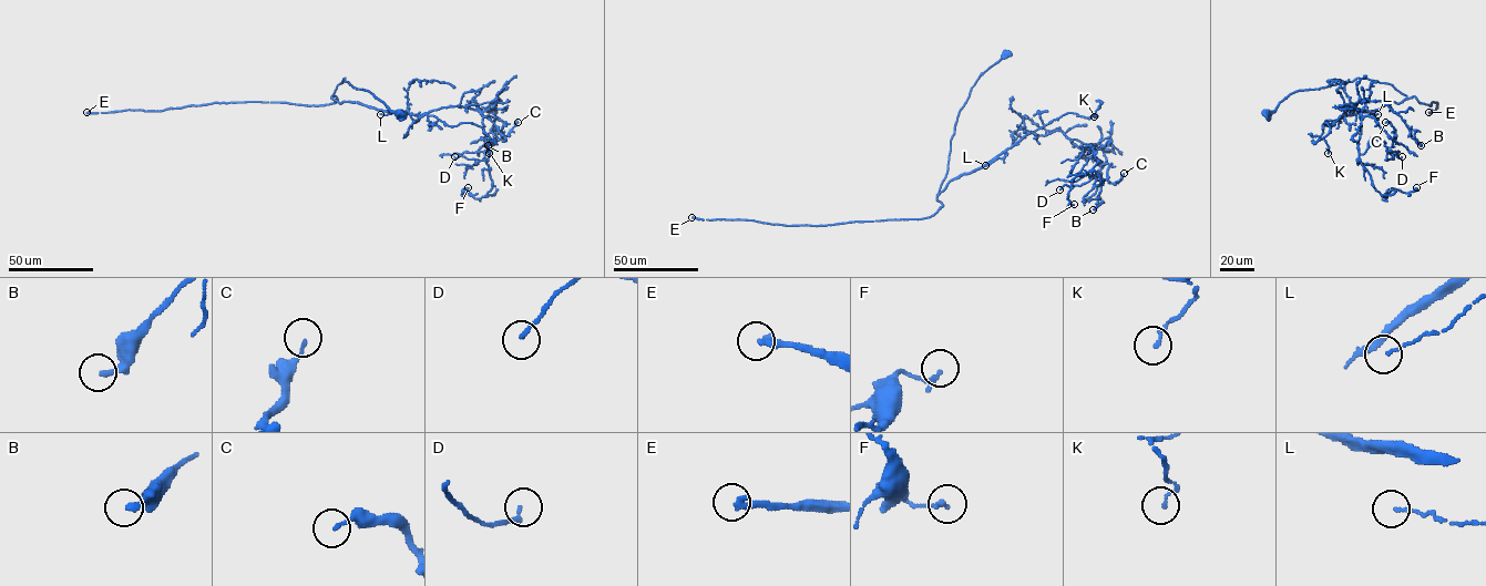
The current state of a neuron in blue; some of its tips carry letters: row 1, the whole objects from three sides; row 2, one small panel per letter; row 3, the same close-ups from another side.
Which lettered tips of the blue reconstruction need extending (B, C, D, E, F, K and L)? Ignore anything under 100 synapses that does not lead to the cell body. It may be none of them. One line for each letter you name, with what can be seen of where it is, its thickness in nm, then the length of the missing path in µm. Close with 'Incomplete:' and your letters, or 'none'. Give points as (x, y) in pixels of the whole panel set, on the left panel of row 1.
E: Place: (86, 112). Thickness 300 nm. Missing length about 200 µm
Incomplete: E

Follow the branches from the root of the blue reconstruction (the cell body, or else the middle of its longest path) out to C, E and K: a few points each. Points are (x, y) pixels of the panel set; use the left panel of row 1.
C: (399, 113), (345, 78), (331, 96), (419, 114), (471, 108), (504, 122), (501, 139), (518, 122)
E: (399, 113), (345, 78), (331, 96), (337, 100), (324, 105), (214, 102), (162, 111), (86, 112)
K: (399, 113), (345, 78), (331, 96), (339, 103), (431, 115), (448, 125), (472, 122), (490, 137), (489, 153)

